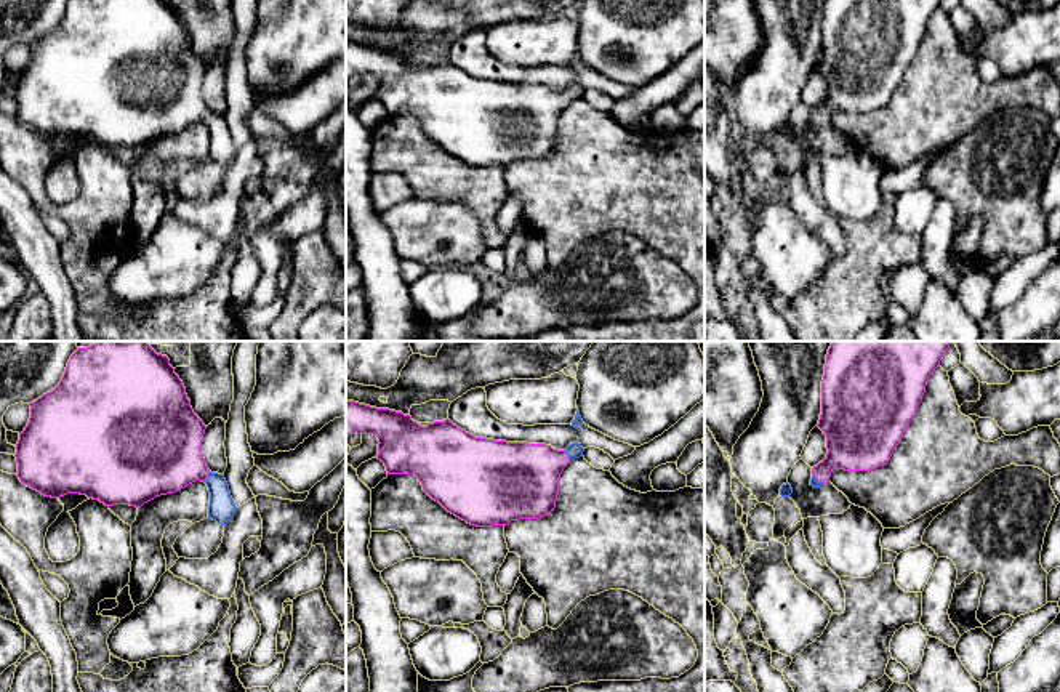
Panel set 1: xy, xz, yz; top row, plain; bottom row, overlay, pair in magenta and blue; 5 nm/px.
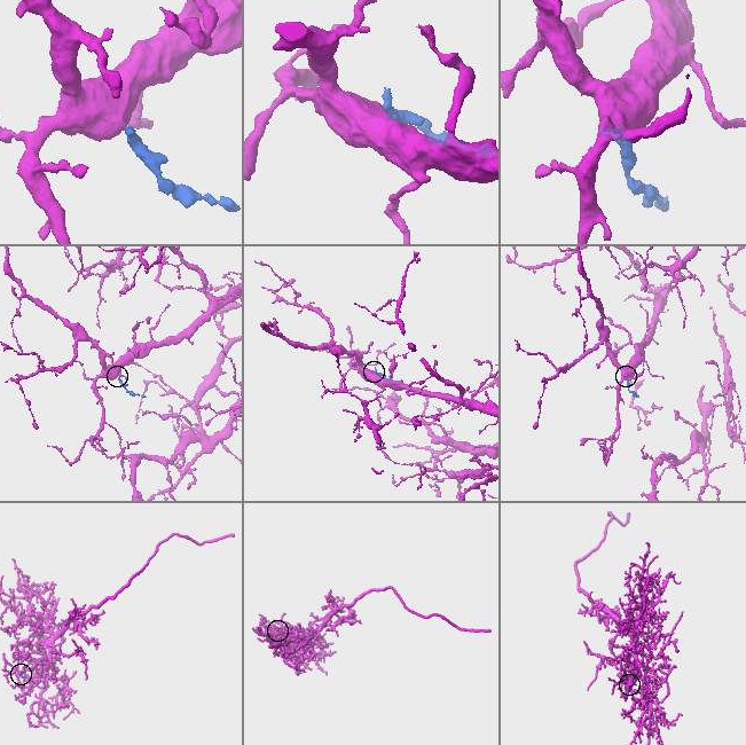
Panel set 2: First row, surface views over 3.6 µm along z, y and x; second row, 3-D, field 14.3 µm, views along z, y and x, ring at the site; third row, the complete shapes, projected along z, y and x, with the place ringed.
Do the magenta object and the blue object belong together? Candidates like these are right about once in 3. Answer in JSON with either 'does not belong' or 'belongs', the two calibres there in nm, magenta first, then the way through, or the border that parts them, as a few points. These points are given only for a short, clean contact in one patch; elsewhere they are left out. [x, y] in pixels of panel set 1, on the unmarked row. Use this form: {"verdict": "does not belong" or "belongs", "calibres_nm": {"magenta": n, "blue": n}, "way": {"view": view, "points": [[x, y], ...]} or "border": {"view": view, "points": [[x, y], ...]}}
{"verdict": "belongs", "calibres_nm": {"magenta": 380, "blue": 130}, "way": {"view": "xy", "points": [[162, 96], [207, 117], [218, 128], [221, 149]]}}

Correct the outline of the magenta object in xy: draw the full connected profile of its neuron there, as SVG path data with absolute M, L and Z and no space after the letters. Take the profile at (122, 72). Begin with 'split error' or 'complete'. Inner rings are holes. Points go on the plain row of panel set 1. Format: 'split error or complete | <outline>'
split error | M69 0L59 26L29 46L30 59L24 72L19 75L14 96L18 103L16 117L24 127L51 139L59 139L67 135L80 135L86 136L88 139L99 141L106 147L130 146L139 151L144 144L154 141L155 138L175 135L195 122L202 122L207 125L210 133L208 159L221 167L226 167L234 159L237 147L231 138L224 115L211 114L202 95L202 83L207 67L194 54L191 42L186 35L186 29L175 14L175 10L170 6L170 0Z

